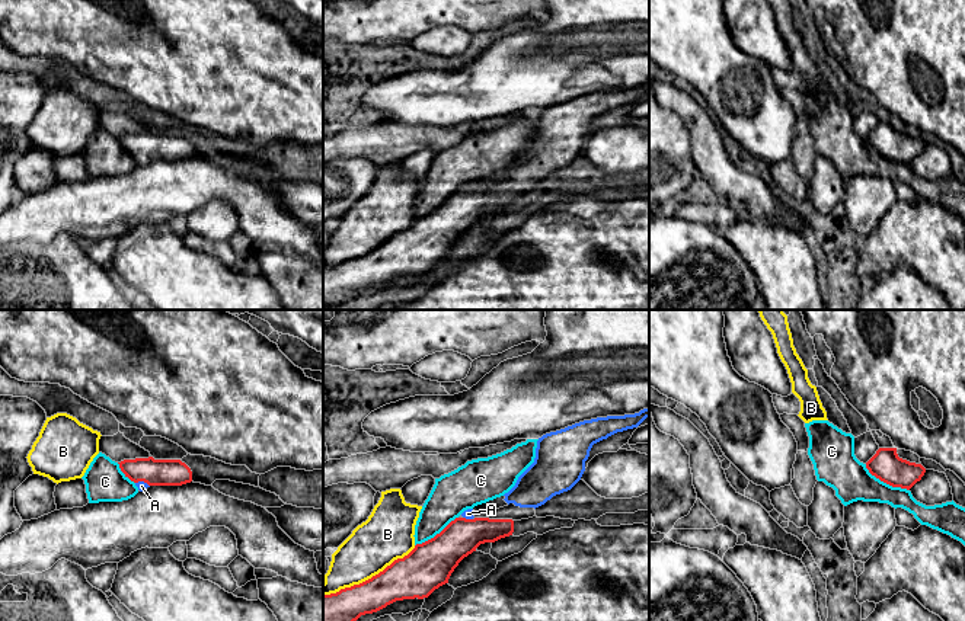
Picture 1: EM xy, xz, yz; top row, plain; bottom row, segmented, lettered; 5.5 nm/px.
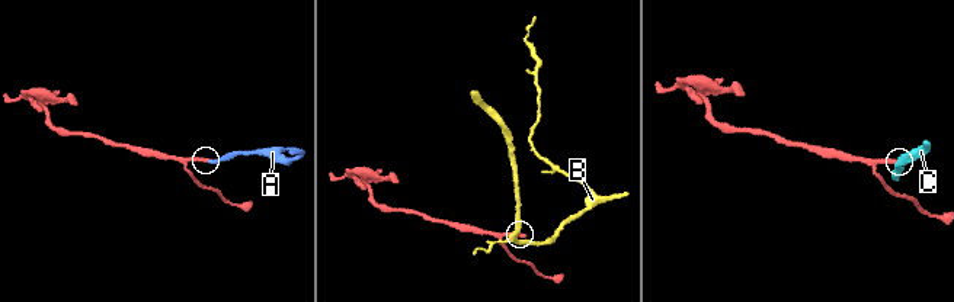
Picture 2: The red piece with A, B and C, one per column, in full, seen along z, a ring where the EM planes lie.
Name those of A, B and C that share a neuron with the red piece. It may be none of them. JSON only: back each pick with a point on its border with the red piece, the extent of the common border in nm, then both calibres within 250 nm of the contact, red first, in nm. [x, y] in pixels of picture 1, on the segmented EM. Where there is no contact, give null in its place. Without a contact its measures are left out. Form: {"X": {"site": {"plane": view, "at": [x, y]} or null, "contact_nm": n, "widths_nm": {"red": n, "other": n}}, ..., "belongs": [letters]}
{"A": {"site": {"plane": "xy", "at": [143, 480]}, "contact_nm": 80, "widths_nm": {"red": 140, "other": 50}}, "belongs": ["A"]}

